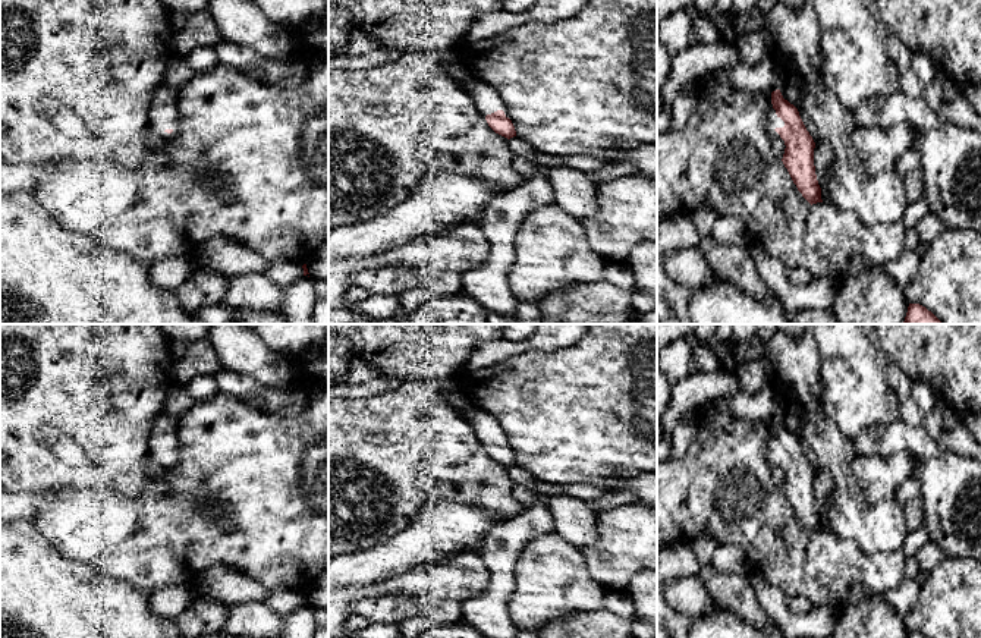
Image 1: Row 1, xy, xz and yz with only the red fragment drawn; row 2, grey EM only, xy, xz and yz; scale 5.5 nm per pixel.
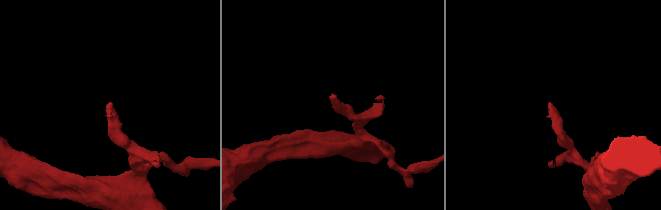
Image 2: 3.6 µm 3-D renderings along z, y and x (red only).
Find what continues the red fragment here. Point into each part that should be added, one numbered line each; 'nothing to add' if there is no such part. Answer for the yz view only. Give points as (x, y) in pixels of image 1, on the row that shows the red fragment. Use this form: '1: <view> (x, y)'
1: yz (773, 122)

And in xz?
1: xz (487, 100)

